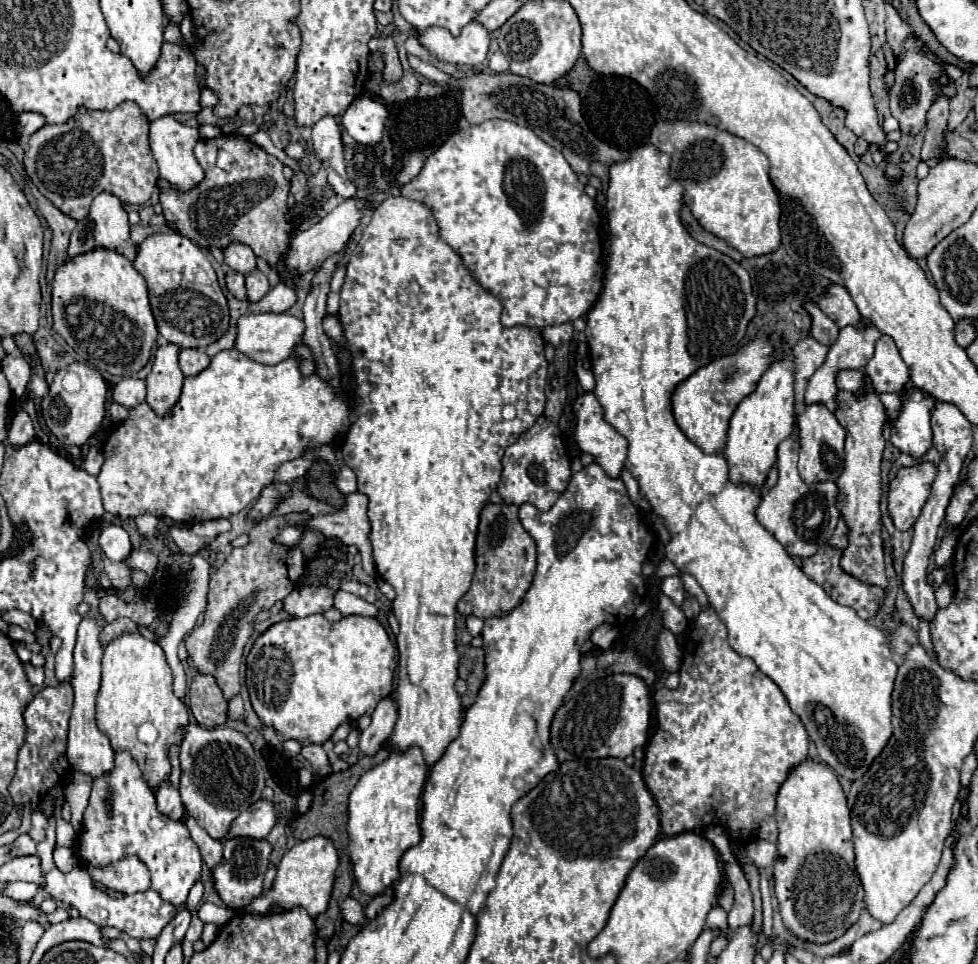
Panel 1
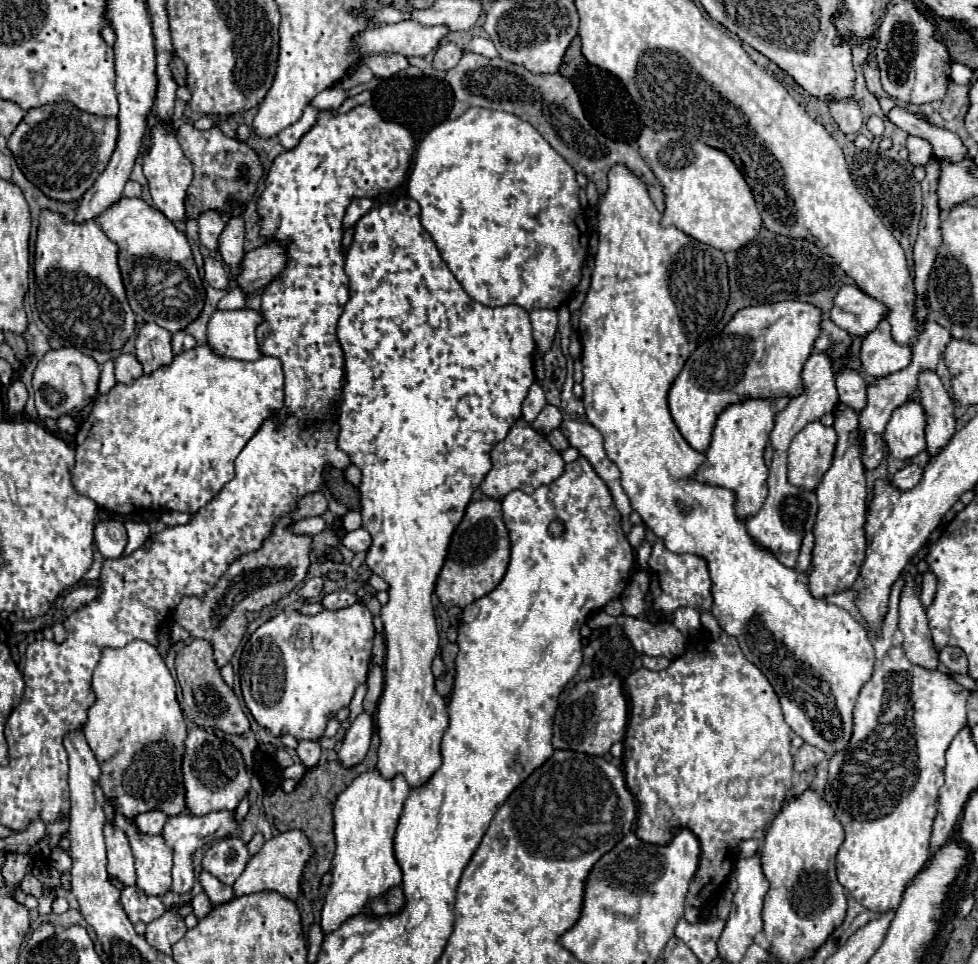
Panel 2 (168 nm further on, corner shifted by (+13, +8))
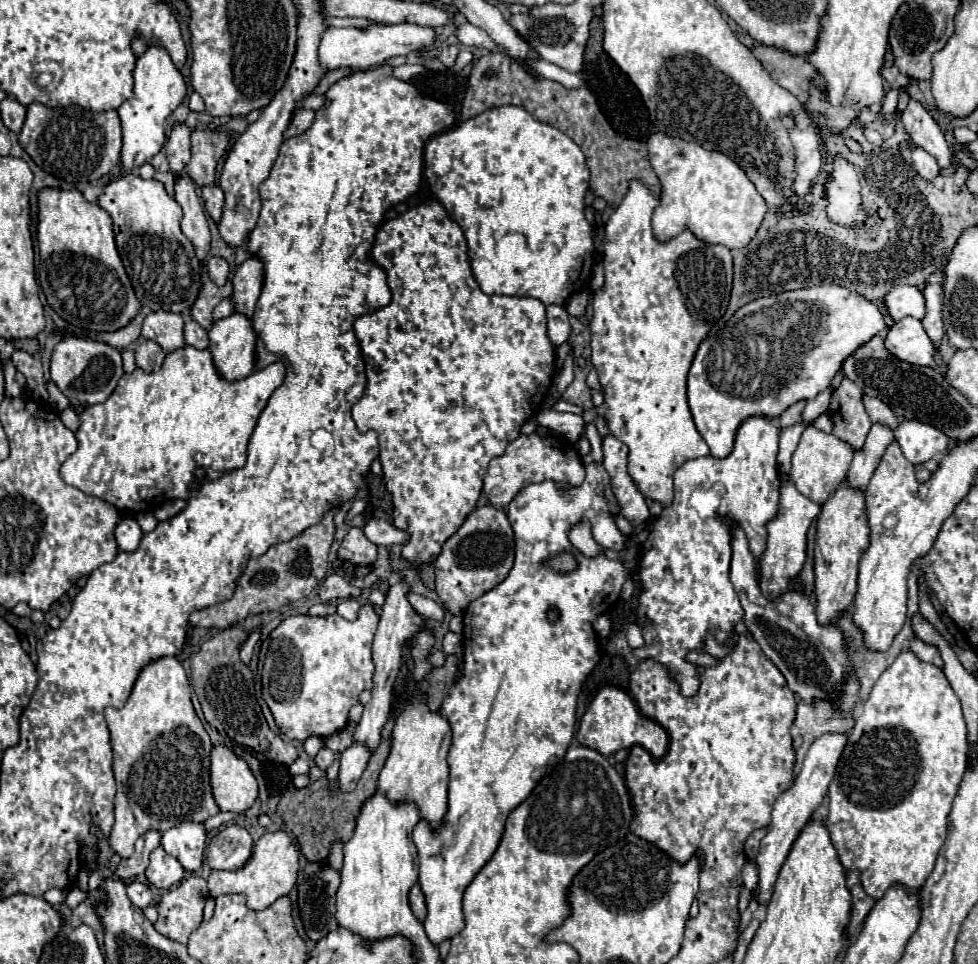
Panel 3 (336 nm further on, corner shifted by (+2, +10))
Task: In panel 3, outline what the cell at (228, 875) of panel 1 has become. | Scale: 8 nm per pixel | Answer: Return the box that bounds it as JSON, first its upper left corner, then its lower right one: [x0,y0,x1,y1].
[207,826,253,870]

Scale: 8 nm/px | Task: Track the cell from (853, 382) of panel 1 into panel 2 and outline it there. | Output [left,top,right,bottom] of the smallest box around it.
[836,370,866,412]

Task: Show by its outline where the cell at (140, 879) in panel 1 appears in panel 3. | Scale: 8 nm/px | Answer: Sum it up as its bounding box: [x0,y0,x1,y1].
[105,656,219,858]

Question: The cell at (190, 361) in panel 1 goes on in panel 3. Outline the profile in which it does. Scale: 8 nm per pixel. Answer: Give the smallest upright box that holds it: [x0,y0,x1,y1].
[185,320,209,350]

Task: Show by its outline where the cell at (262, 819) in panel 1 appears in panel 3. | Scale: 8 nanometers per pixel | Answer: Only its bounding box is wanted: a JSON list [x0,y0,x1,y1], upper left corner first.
[161,820,209,874]

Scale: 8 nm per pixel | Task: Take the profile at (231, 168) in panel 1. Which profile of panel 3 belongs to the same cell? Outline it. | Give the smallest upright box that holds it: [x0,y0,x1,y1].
[185,130,231,186]

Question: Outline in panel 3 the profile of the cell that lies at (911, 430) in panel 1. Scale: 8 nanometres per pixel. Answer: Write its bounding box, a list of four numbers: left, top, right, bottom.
[895,420,949,464]

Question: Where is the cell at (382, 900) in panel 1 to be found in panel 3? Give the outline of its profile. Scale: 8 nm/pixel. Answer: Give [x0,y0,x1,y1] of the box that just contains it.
[409,884,427,920]

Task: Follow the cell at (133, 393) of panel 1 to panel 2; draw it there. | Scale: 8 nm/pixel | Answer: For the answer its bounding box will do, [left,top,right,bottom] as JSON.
[116,354,144,384]

